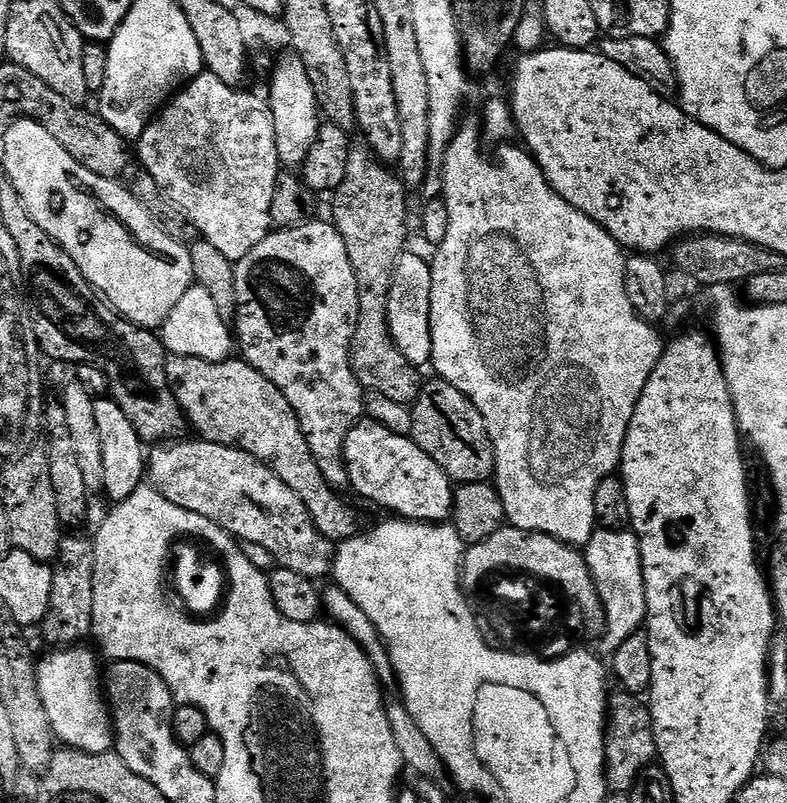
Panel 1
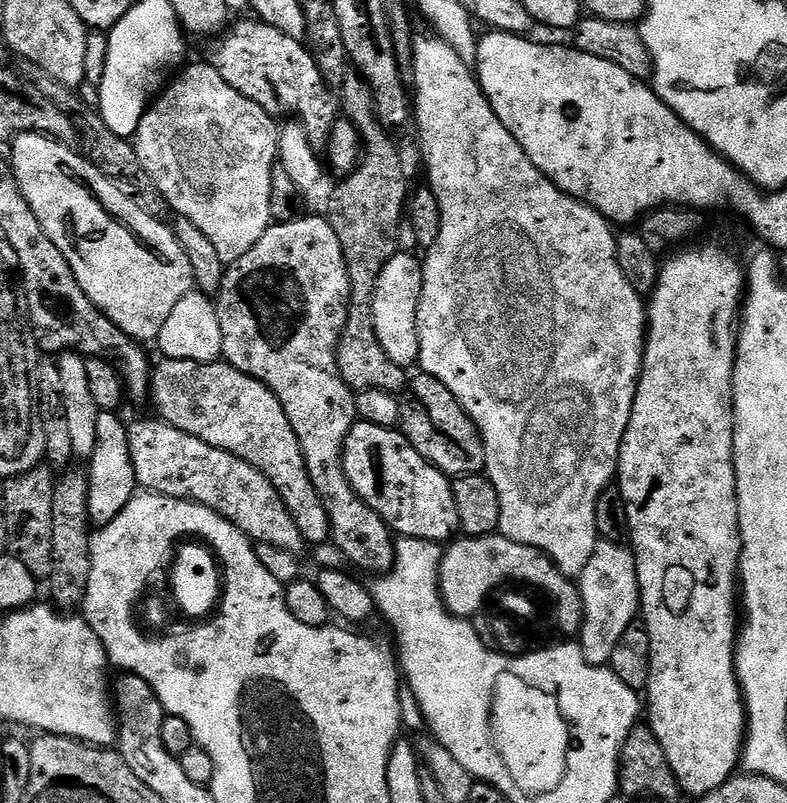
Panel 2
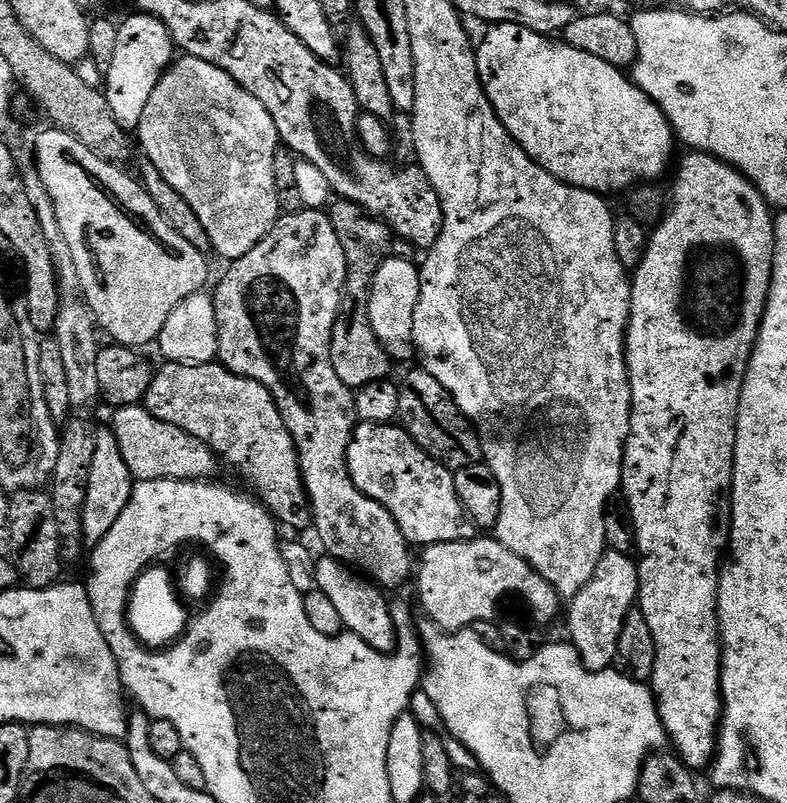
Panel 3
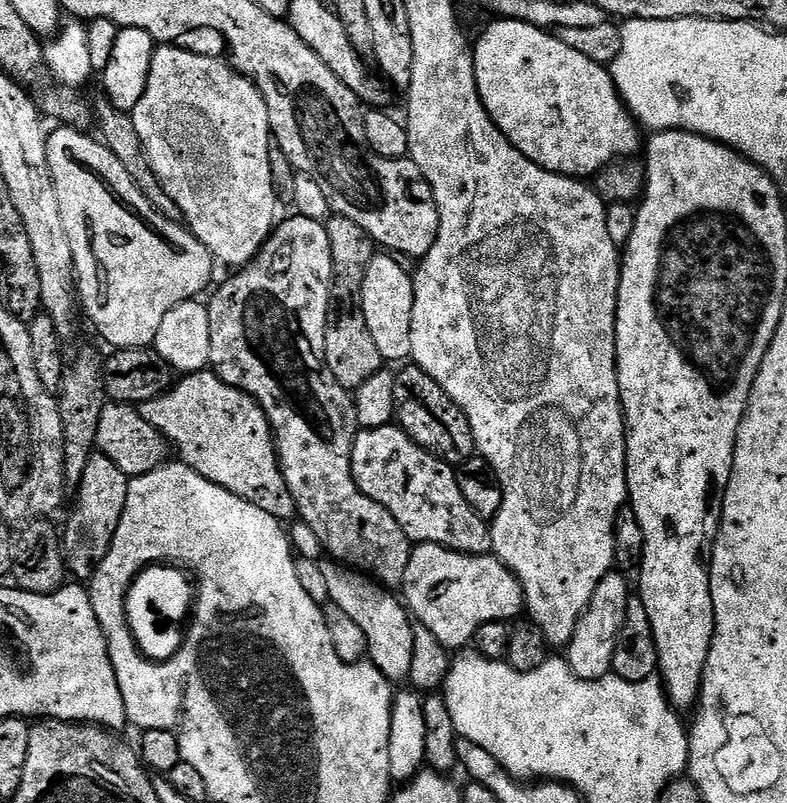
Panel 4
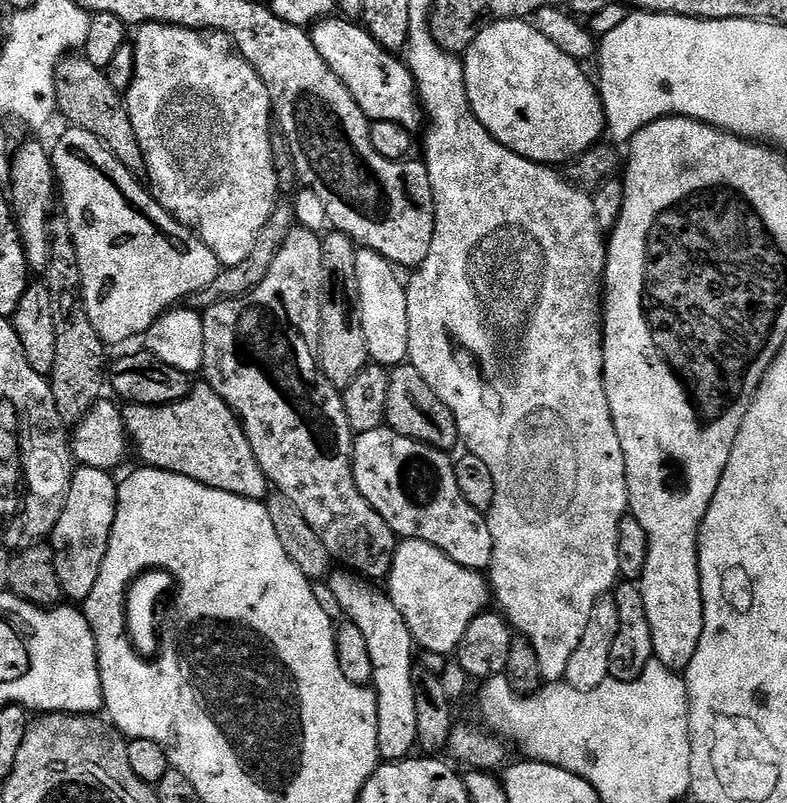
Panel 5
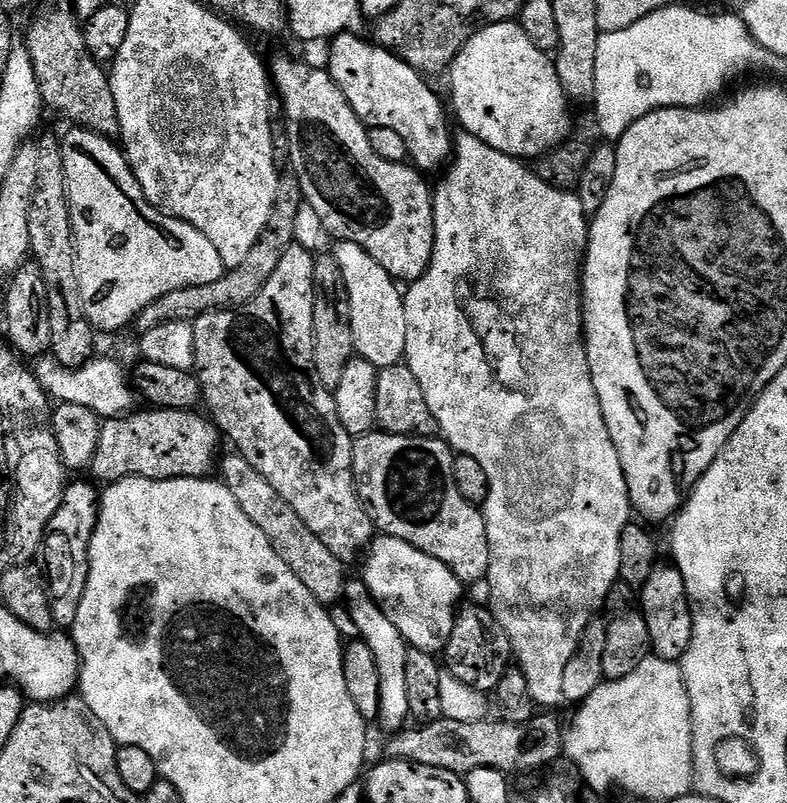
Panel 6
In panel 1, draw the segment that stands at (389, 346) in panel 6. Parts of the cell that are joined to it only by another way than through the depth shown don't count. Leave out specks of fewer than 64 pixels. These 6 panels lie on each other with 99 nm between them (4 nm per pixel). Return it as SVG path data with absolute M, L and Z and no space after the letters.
M405 250L398 258L388 291L388 333L398 350L413 368L420 370L432 362L430 338L430 290L432 289L432 265L427 259Z

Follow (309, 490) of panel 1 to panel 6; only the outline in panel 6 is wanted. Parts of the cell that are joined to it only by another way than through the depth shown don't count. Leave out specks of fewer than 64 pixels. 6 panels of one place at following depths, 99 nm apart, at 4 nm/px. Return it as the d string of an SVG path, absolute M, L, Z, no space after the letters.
M152 408L144 411L148 412L133 410L123 416L105 419L101 423L98 446L90 465L90 472L97 476L95 479L101 485L116 484L119 480L125 480L131 476L141 476L151 480L176 480L180 476L185 476L199 480L207 477L211 473L208 472L211 468L213 471L217 467L216 451L220 448L222 433L207 415L199 416L199 411L196 410L183 412L169 408Z

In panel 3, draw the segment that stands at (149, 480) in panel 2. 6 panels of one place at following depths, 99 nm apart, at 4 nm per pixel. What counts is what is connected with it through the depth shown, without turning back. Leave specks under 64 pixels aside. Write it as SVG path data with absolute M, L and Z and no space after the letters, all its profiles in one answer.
M143 406L118 408L111 414L111 431L116 433L122 456L126 458L128 469L137 481L203 480L215 477L212 475L218 465L216 453L198 438L186 434L186 430L154 418L154 414L150 414Z

